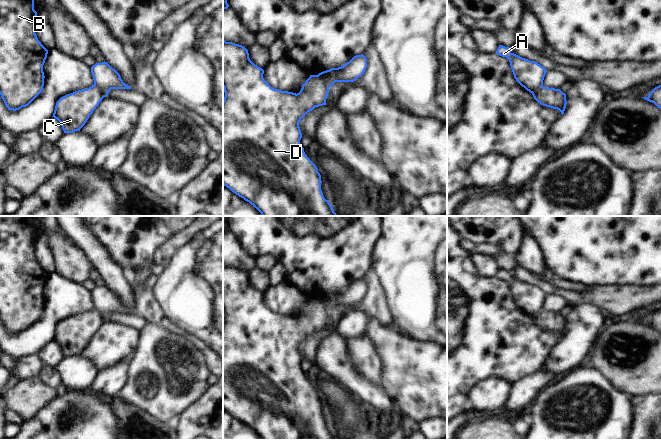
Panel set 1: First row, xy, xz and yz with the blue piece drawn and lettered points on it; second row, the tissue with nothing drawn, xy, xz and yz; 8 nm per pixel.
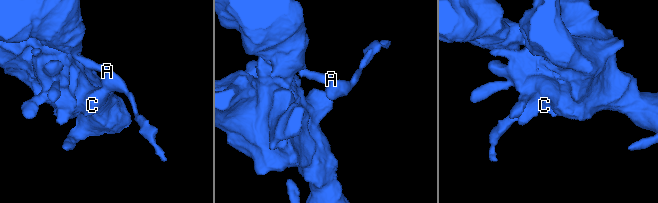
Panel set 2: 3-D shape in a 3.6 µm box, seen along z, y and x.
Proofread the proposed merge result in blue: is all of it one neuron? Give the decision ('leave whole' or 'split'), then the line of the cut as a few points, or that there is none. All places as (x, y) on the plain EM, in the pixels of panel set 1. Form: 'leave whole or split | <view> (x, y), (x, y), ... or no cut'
split | xy (94, 308), (104, 320)

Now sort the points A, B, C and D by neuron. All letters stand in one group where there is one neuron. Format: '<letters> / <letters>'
A / B C D

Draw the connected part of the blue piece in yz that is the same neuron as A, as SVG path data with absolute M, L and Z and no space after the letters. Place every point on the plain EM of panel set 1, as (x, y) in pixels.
M499 269L496 278L509 284L514 302L527 315L533 317L543 310L547 296L543 290L512 277L509 271L503 269Z

